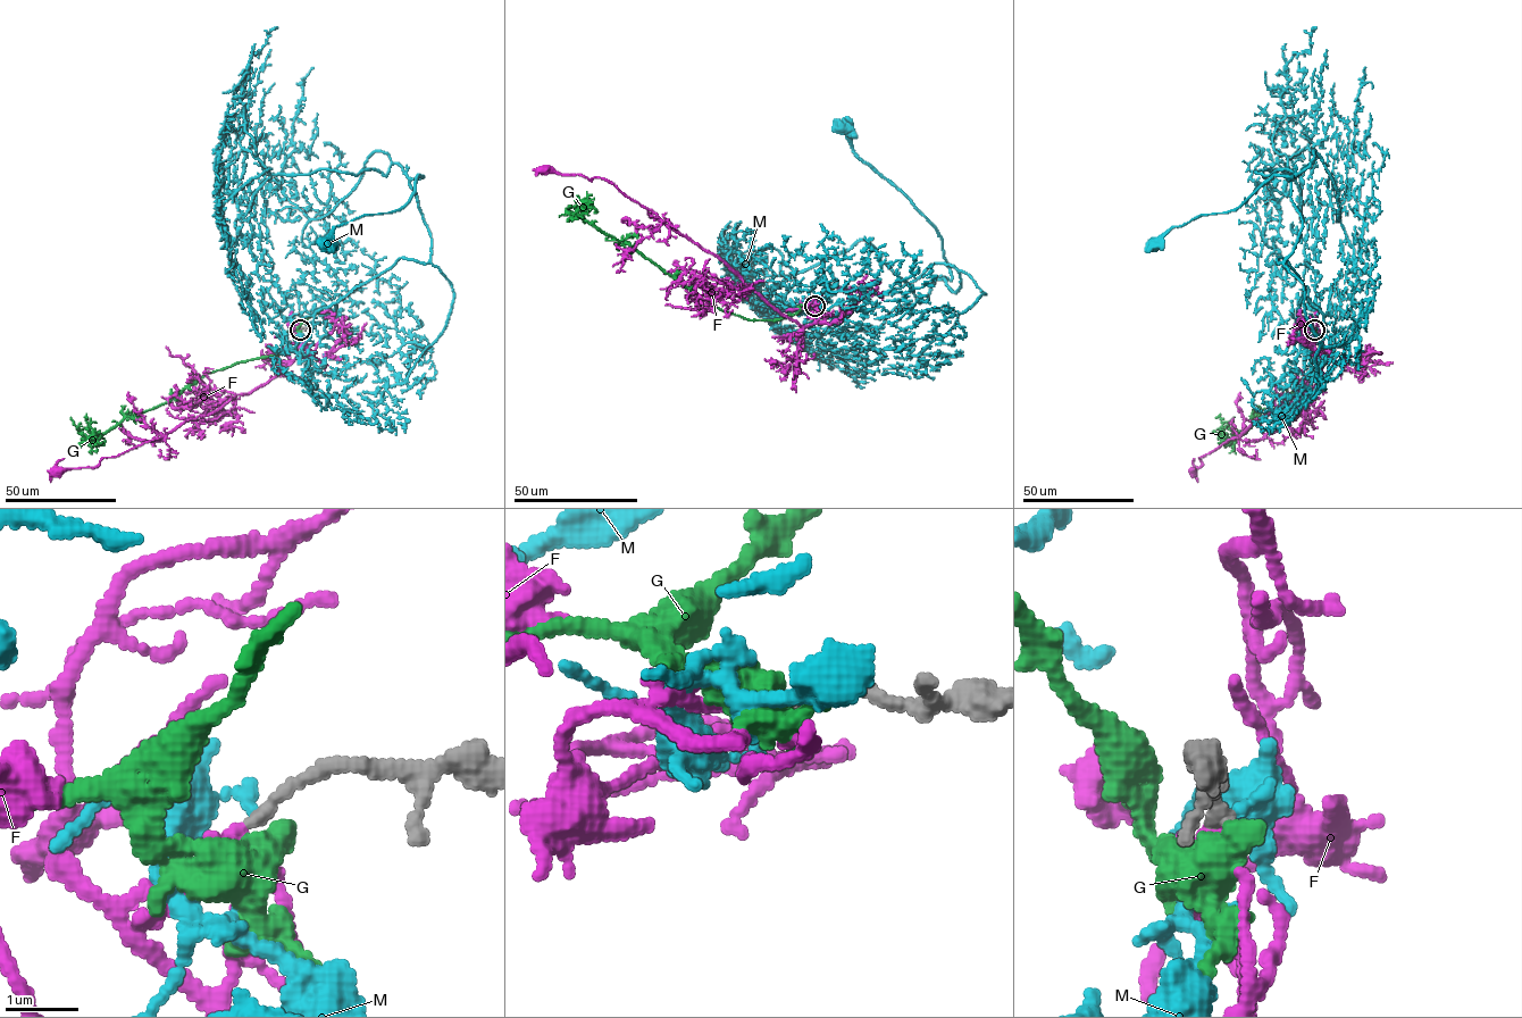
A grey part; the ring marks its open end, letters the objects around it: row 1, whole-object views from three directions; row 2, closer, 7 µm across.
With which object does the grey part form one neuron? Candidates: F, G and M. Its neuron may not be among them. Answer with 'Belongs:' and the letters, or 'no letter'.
Belongs: F

